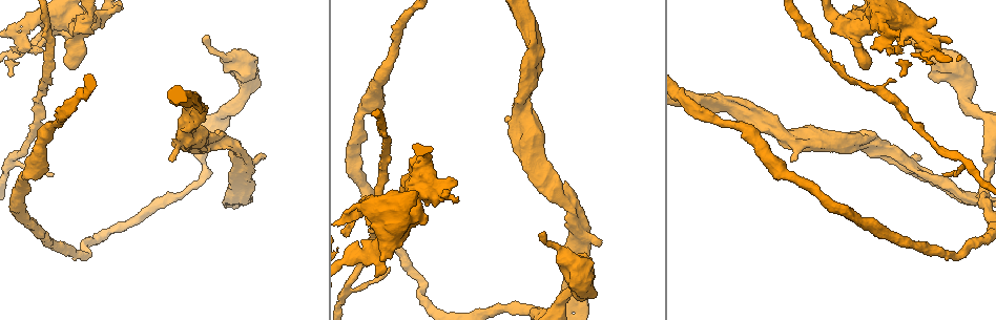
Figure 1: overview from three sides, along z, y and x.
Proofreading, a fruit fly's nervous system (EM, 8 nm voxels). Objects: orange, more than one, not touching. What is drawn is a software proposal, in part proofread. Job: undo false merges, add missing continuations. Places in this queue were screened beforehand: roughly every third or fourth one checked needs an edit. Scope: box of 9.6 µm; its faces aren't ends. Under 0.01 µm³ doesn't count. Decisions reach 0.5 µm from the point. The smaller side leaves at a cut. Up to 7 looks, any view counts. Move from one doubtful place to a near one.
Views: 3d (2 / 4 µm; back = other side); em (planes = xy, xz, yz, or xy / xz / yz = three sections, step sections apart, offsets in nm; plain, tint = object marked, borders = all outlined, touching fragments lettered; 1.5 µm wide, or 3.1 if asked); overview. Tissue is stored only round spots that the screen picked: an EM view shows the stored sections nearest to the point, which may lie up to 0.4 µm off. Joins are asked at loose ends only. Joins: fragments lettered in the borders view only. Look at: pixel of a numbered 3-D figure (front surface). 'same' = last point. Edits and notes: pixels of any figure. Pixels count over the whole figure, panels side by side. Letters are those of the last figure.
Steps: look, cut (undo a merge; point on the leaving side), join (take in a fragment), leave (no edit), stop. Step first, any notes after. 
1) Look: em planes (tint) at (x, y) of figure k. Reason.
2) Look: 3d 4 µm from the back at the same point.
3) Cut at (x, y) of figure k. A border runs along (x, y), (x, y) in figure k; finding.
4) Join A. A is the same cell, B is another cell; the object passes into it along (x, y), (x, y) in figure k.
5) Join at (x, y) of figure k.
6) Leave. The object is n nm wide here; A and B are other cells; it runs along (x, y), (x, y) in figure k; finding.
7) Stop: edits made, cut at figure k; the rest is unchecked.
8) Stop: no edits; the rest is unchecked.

Look: 3d 4 µm at (542, 233) of figure 1. Thin end.

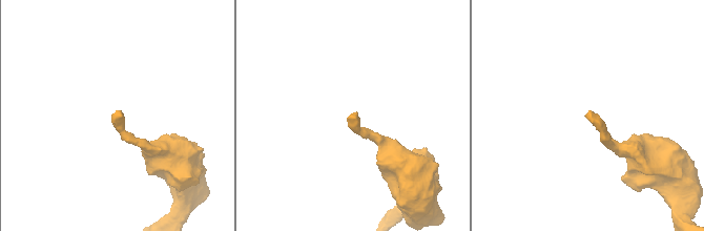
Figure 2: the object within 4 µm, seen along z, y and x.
Look: em planes (borders) at (116, 111) of figure 2.

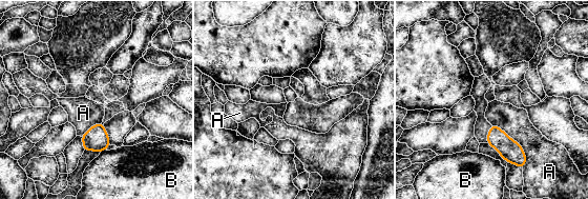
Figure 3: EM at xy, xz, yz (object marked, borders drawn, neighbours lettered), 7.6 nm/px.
Leave. The longest contact is with A, 420 nm; A and B are other cells; no lettered fragment goes on from it.

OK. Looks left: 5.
Look: 3d 4 µm from the back at (529, 123) of figure 1. A fork.

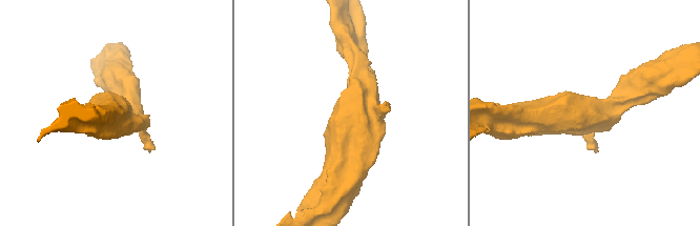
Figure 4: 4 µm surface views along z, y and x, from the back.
Look: em yz step 4 (borders) at (591, 112) of figure 4.

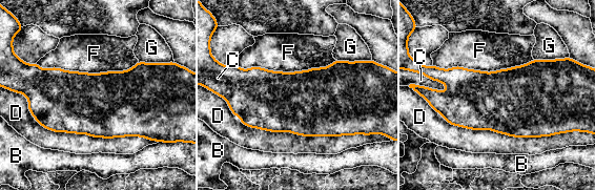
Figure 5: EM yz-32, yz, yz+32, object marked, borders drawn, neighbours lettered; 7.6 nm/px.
Leave. The longest contact is with D, 1100 nm; B, C, D, F and G are other cells; a border runs along (430, 78), (440, 81), (448, 89) in figure 5; one neuron here.

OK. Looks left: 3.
Look: em yz step 8 (tint) at (390, 266) of figure 1. Tapers out.

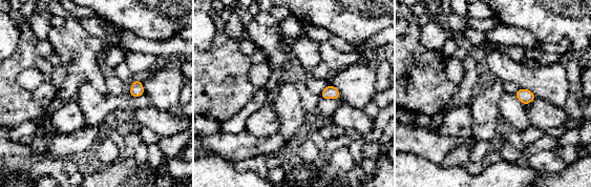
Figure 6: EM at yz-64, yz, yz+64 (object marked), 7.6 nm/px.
Look: em planes (borders) at the same point.

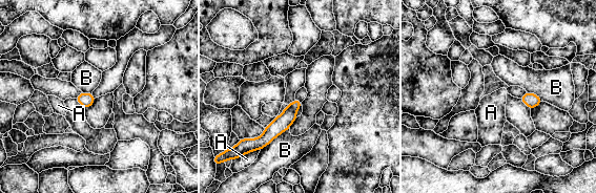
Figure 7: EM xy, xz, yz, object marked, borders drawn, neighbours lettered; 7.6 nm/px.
Leave. A and B are other cells; it runs along (298, 103), (260, 145) in figure 7; no lettered fragment goes on from it.

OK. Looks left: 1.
Stop: no edits; the rest is unchecked.

